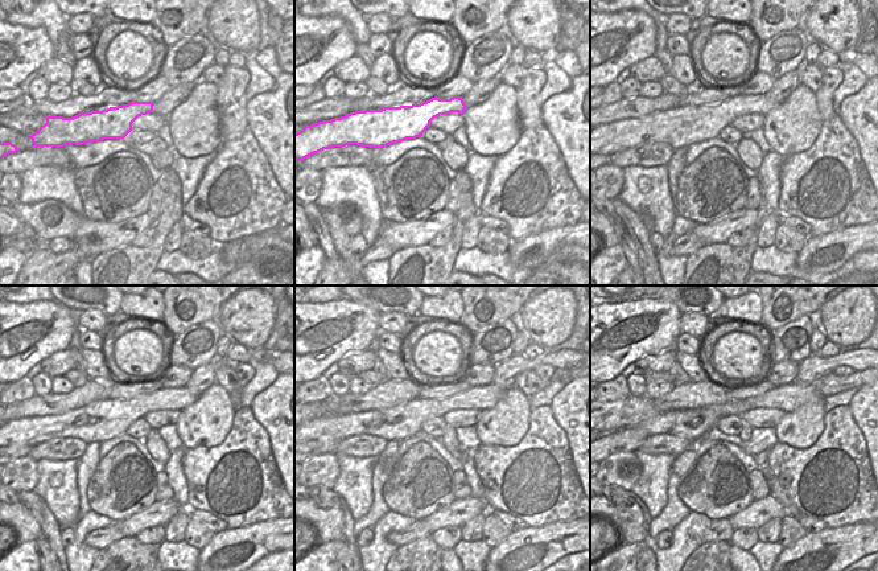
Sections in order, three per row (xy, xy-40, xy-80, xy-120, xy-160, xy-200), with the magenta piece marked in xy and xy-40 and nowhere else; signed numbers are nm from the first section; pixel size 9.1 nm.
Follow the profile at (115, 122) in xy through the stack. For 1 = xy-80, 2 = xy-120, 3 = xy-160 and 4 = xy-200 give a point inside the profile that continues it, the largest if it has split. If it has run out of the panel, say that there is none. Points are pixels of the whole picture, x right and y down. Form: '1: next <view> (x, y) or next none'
1: next xy-80 (680, 127)
2: next xy-120 (102, 420)
3: next xy-160 (404, 420)
4: next xy-200 (689, 423)

